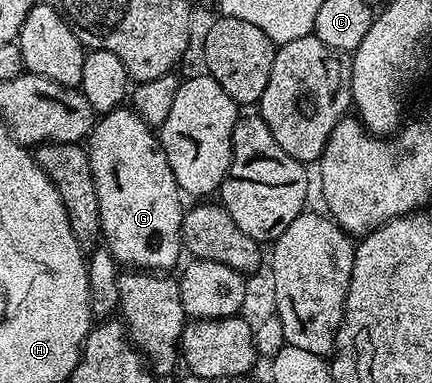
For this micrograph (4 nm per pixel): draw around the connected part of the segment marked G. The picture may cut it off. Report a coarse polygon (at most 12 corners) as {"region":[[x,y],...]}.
{"region":[[131,107],[87,152],[101,237],[118,266],[183,257],[183,194]]}

